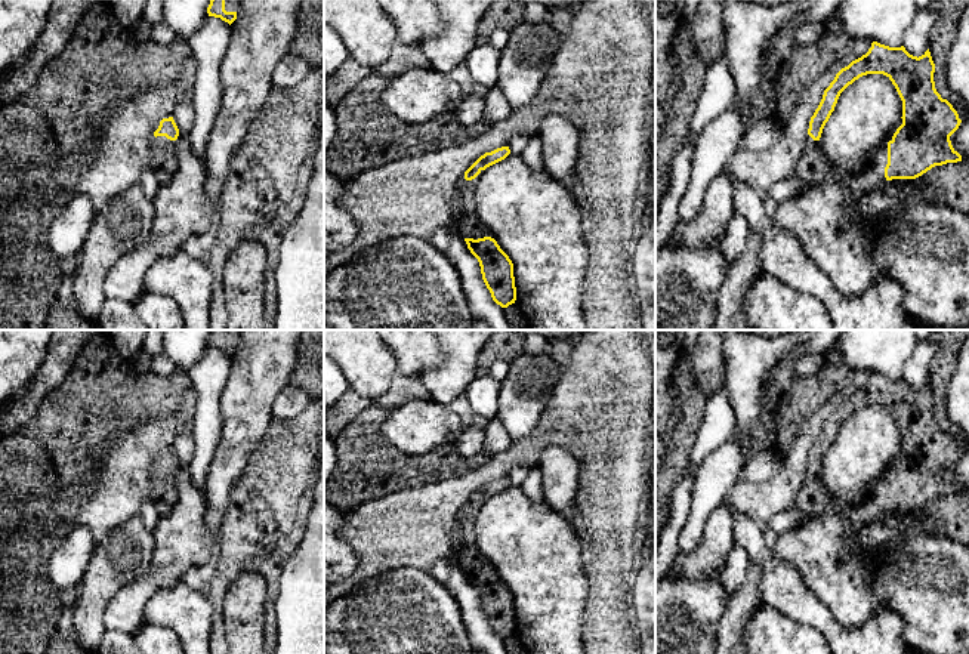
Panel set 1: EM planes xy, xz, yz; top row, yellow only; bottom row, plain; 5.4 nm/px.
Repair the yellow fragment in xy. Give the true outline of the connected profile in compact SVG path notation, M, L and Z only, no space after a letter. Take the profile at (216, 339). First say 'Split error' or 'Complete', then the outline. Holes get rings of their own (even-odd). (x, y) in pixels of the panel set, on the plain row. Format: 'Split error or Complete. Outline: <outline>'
Split error. Outline: M212 330L207 339L209 348L220 349L229 357L237 351L241 330Z

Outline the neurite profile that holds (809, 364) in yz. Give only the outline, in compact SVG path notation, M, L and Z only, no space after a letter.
M809 354L797 358L793 371L797 377L805 377L805 376L817 374L823 365L824 365L823 355Z

